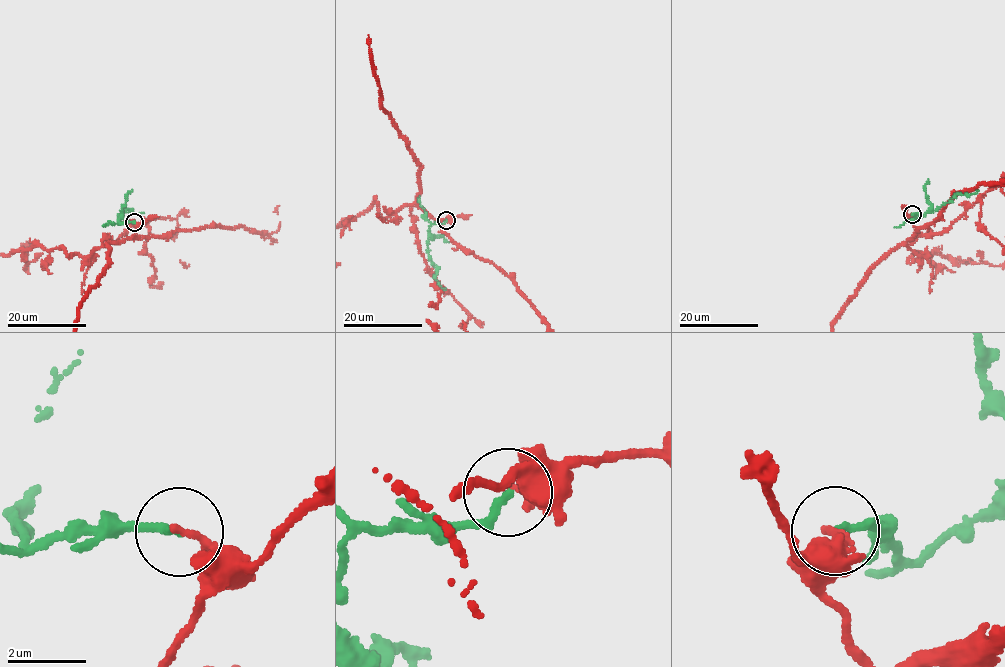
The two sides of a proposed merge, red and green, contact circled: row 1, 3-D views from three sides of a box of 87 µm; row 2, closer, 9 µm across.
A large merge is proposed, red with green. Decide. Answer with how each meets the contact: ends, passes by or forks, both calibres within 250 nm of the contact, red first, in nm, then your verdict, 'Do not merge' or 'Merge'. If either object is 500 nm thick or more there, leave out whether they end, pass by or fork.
At the ring red ends. At the ring green ends. Thickness 180 nm (red) against 190 nm. Do not merge

